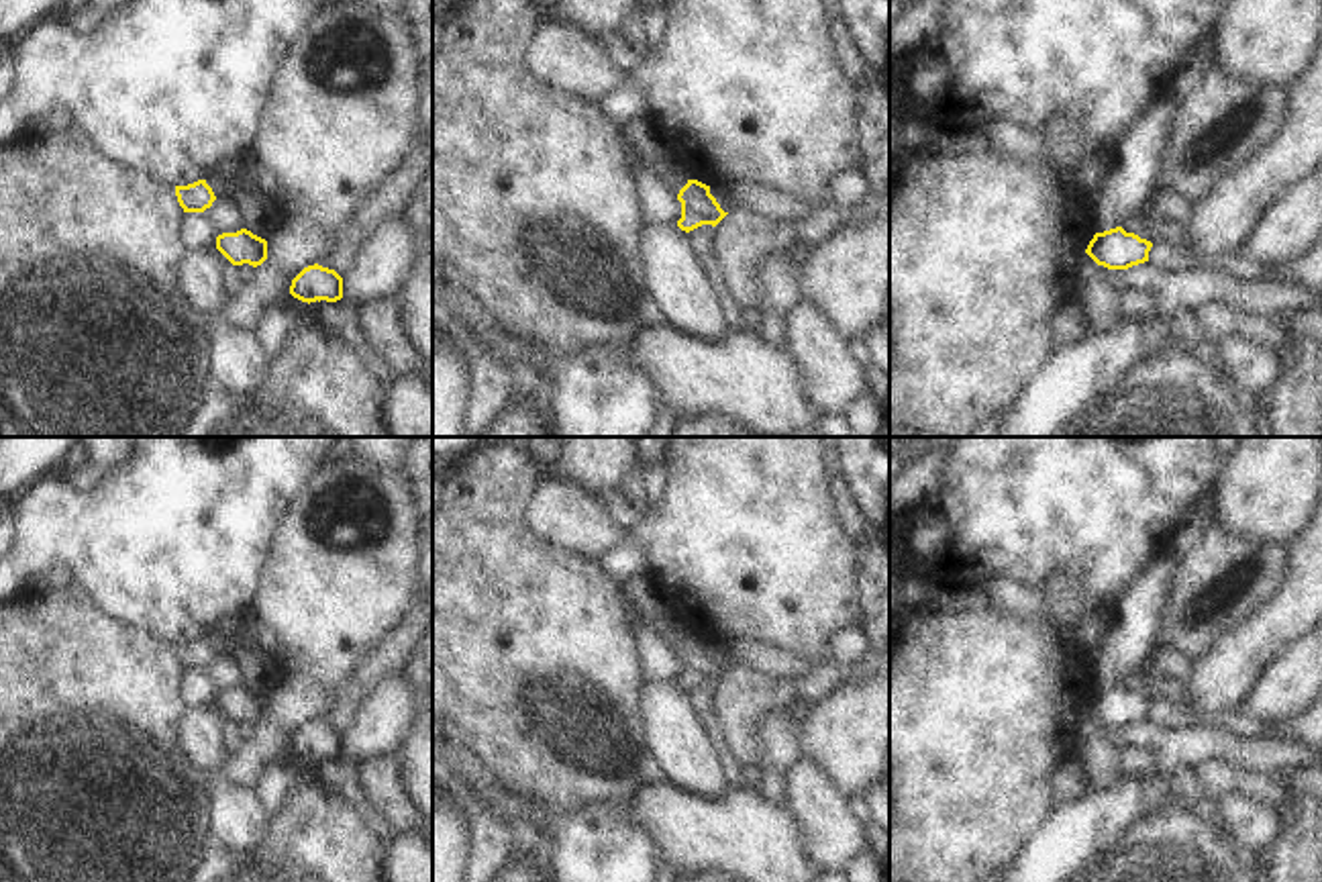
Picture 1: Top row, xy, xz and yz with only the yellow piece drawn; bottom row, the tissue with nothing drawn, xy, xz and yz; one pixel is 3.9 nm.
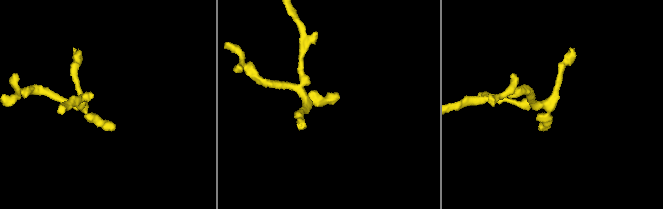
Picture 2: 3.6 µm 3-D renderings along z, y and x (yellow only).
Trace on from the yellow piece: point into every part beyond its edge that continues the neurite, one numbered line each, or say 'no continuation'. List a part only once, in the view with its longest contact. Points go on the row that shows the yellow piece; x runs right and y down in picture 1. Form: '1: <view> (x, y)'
no continuation

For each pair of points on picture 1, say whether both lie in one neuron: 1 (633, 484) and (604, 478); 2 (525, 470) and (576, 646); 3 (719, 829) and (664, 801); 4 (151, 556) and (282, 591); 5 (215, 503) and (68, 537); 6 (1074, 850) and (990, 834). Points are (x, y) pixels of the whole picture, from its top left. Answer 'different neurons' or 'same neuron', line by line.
1: different neurons
2: same neuron
3: same neuron
4: different neurons
5: same neuron
6: different neurons

